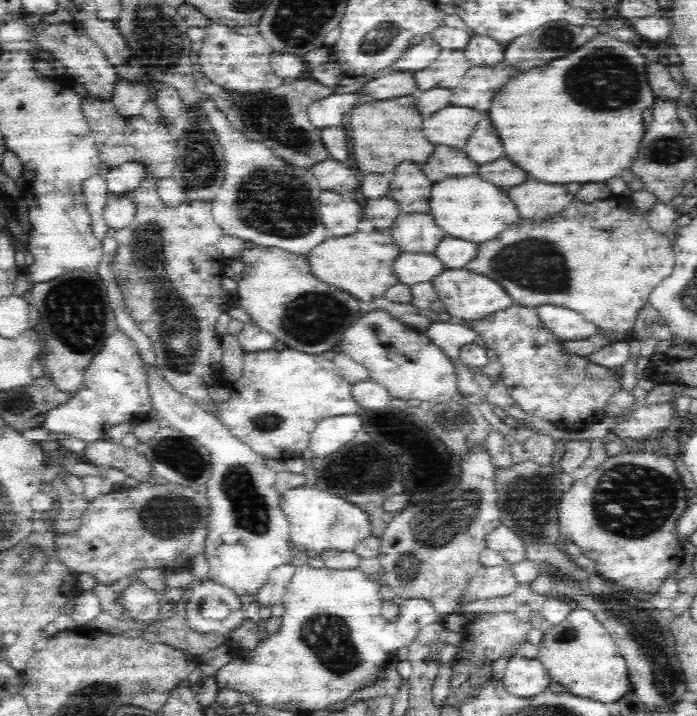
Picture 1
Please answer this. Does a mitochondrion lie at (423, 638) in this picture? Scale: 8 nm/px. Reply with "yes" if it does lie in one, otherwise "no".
no

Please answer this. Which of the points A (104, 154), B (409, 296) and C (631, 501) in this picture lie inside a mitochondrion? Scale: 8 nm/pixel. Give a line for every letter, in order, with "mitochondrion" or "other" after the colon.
A: other
B: other
C: mitochondrion

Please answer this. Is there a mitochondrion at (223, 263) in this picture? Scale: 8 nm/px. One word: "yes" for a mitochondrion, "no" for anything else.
no

